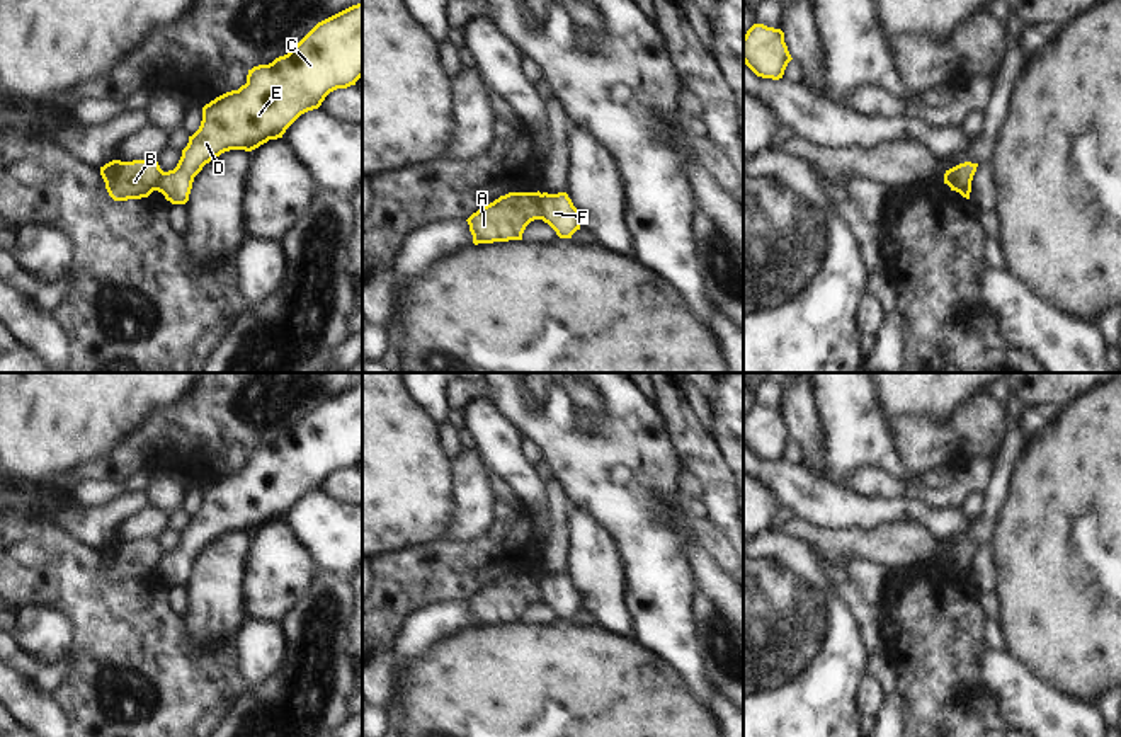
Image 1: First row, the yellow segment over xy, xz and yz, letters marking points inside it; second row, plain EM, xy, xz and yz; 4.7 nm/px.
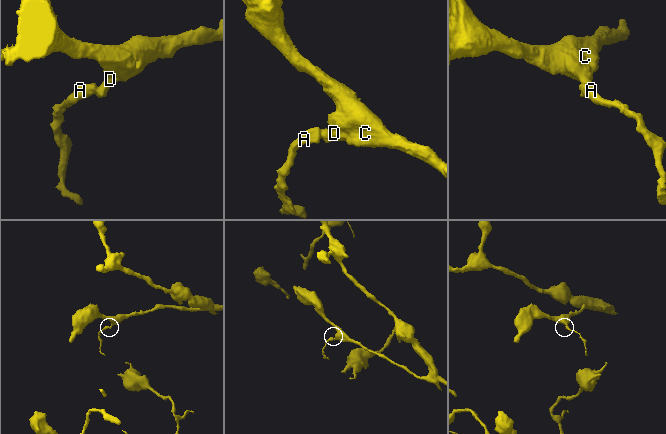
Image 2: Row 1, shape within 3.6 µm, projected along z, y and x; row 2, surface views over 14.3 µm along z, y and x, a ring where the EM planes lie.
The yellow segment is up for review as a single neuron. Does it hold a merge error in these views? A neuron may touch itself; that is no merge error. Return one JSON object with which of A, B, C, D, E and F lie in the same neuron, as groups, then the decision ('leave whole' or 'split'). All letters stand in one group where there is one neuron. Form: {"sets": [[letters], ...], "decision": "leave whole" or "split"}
{"sets": [["A", "B"], ["C", "D", "E", "F"]], "decision": "split"}

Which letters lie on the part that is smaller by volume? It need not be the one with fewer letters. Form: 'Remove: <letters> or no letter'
Remove: A, B

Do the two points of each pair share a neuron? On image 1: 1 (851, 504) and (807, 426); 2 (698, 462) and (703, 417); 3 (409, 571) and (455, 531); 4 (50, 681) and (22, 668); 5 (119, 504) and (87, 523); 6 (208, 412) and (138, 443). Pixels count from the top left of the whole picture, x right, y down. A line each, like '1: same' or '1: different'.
1: different
2: different
3: different
4: same
5: same
6: same

